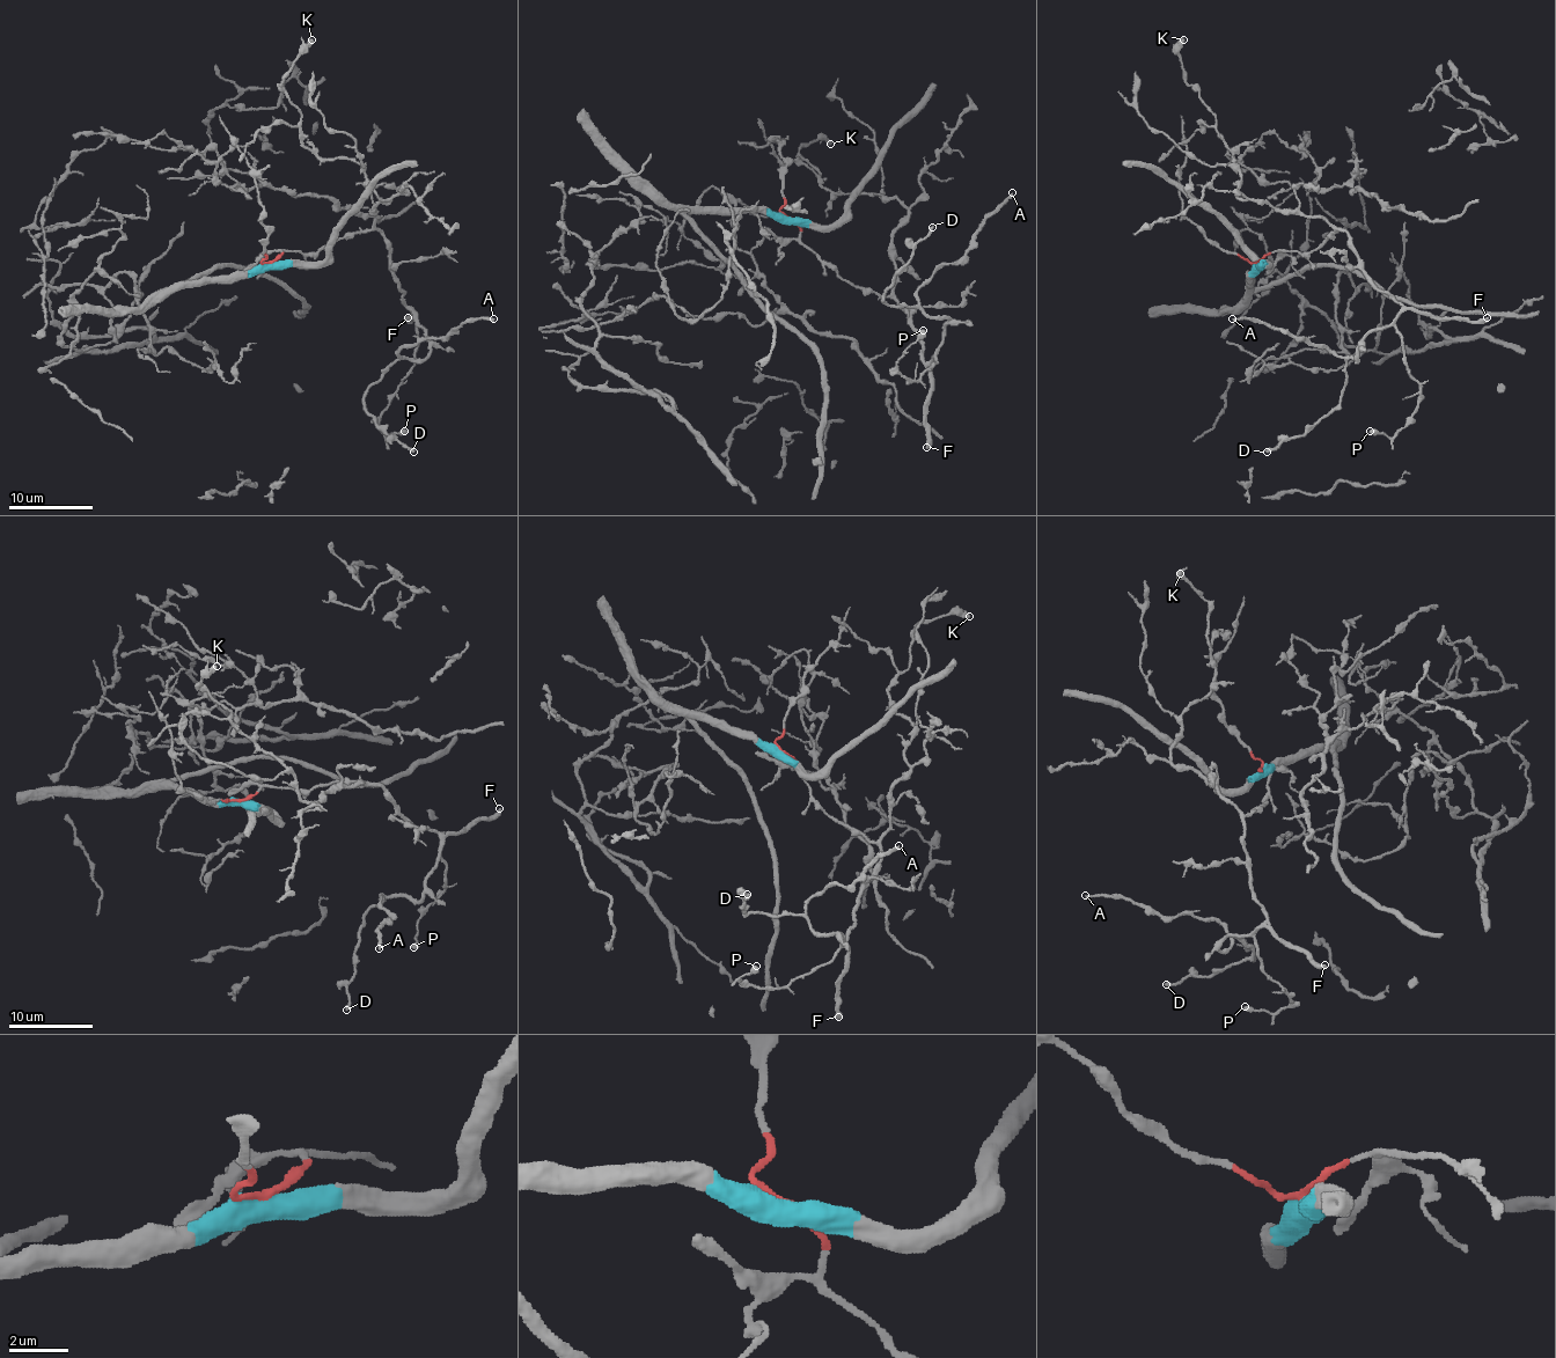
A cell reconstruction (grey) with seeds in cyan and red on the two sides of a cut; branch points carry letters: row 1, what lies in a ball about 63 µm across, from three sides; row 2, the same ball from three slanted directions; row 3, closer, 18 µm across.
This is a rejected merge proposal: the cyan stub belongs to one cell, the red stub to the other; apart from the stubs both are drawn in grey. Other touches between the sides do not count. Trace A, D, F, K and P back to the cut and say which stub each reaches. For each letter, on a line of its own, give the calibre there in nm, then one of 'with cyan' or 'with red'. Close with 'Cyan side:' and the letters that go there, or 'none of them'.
A: calibre 240 nm; with red
D: calibre 300 nm; with red
F: calibre 440 nm; with red
K: calibre 380 nm; with red
P: calibre 500 nm; with red
Cyan side: none of them

